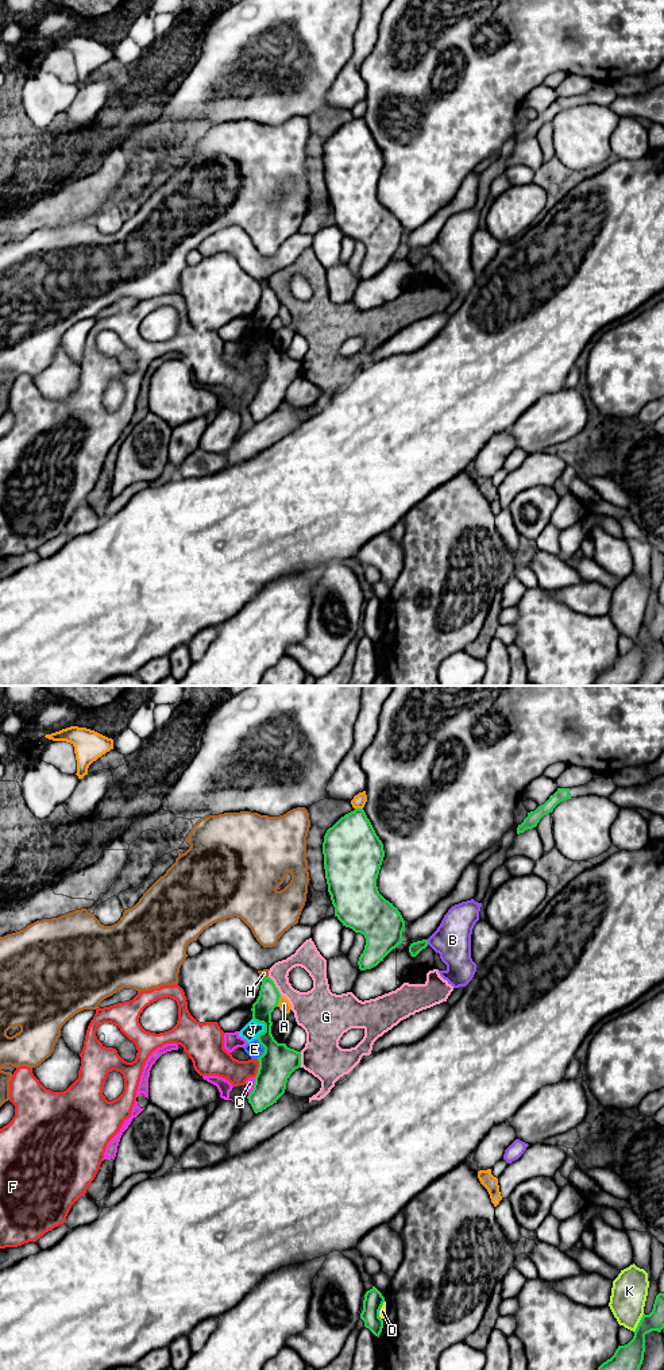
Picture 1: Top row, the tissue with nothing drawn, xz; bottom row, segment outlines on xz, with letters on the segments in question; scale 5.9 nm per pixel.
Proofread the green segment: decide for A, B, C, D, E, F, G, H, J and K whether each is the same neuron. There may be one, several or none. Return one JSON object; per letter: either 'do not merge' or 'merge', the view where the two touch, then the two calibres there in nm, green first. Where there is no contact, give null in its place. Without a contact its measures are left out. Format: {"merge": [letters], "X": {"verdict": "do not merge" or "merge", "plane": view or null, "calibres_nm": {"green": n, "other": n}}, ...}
{"merge": [], "A": {"verdict": "do not merge", "plane": "xz", "calibres_nm": {"green": 130, "other": 70}}, "B": {"verdict": "do not merge", "plane": "xz", "calibres_nm": {"green": 70, "other": 220}}, "C": {"verdict": "do not merge", "plane": "xz", "calibres_nm": {"green": 200, "other": 50}}, "D": {"verdict": "do not merge", "plane": "xz", "calibres_nm": {"green": 120, "other": 40}}, "E": {"verdict": "do not merge", "plane": "xz", "calibres_nm": {"green": 200, "other": 100}}, "F": {"verdict": "do not merge", "plane": "xz", "calibres_nm": {"green": 200, "other": 170}}, "G": {"verdict": "do not merge", "plane": "xz", "calibres_nm": {"green": 130, "other": 200}}, "H": {"verdict": "do not merge", "plane": "xz", "calibres_nm": {"green": 130, "other": 50}}, "J": {"verdict": "do not merge", "plane": "xz", "calibres_nm": {"green": 200, "other": 100}}, "K": {"verdict": "do not merge", "plane": "xz", "calibres_nm": {"green": 160, "other": 220}}}

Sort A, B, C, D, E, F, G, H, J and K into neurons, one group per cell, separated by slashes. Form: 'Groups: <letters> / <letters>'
Groups: A / B / C E G J / D / F / H / K

